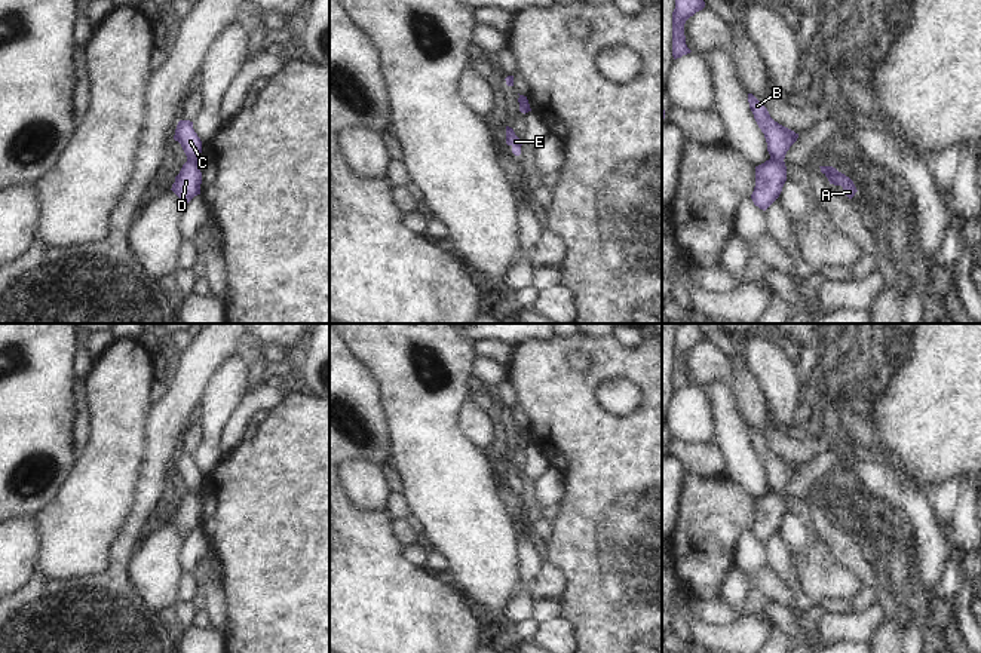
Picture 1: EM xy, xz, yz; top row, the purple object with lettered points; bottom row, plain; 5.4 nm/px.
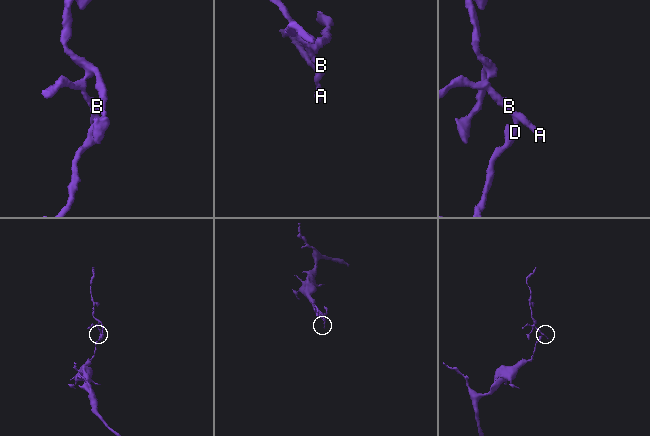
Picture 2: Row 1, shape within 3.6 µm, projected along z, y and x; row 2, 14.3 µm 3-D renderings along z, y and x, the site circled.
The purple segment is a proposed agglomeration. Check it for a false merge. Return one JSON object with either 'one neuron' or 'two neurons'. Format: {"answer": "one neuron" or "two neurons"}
{"answer": "two neurons"}

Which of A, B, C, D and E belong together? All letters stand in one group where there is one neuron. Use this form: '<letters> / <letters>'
A B C E / D

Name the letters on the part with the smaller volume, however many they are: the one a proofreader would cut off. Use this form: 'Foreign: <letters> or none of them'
Foreign: A, B, C, E

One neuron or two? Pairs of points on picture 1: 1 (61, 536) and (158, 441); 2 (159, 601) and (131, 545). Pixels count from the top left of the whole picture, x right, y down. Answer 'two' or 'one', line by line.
1: two
2: two

